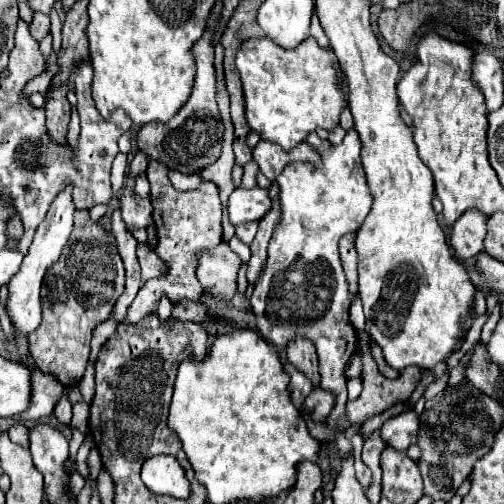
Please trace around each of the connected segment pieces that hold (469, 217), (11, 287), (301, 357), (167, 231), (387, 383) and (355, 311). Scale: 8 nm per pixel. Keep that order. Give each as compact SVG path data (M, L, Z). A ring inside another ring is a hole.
M468 209L452 227L450 243L460 259L474 257L482 251L488 215L480 209Z
M70 187L64 189L54 203L50 205L50 211L46 215L46 219L40 223L40 227L36 229L34 241L28 249L28 253L24 255L24 261L18 269L18 273L8 281L8 299L6 299L6 313L8 319L14 327L14 335L28 335L34 329L40 327L42 323L42 309L40 309L40 287L42 287L42 279L44 273L48 269L48 265L52 265L52 261L56 261L56 257L60 257L60 249L64 249L70 233L72 233L72 217L74 217L76 207L72 205L72 197L70 197Z
M294 337L292 341L288 341L286 357L298 371L302 371L312 381L314 387L318 387L318 383L320 383L318 359L316 359L316 347L312 345L310 339Z
M150 161L146 175L148 175L148 181L152 187L152 191L150 191L150 201L154 207L152 219L154 219L154 225L158 231L156 253L162 259L152 249L148 249L146 243L138 243L136 255L140 259L142 279L144 277L158 277L158 279L150 279L140 287L132 307L128 309L124 323L136 323L144 315L156 313L160 297L168 297L170 303L182 301L180 305L174 305L174 319L204 323L206 315L204 315L202 303L188 303L188 301L202 299L202 289L196 279L196 267L198 267L196 261L200 259L200 255L214 249L222 241L222 223L220 223L222 205L220 205L220 197L218 197L218 187L212 181L202 181L198 185L198 189L194 189L194 191L176 191L168 179L168 167L162 165L160 161ZM164 263L166 263L168 271L164 269Z
M360 349L364 357L364 379L362 393L358 399L346 403L348 425L364 425L366 419L384 413L396 403L410 399L416 385L424 379L420 367L408 367L400 373L398 379L386 379L376 371L376 361L370 355L370 349Z
M357 293L354 303L350 307L350 322L356 330L360 330L366 325L366 318L359 293Z

